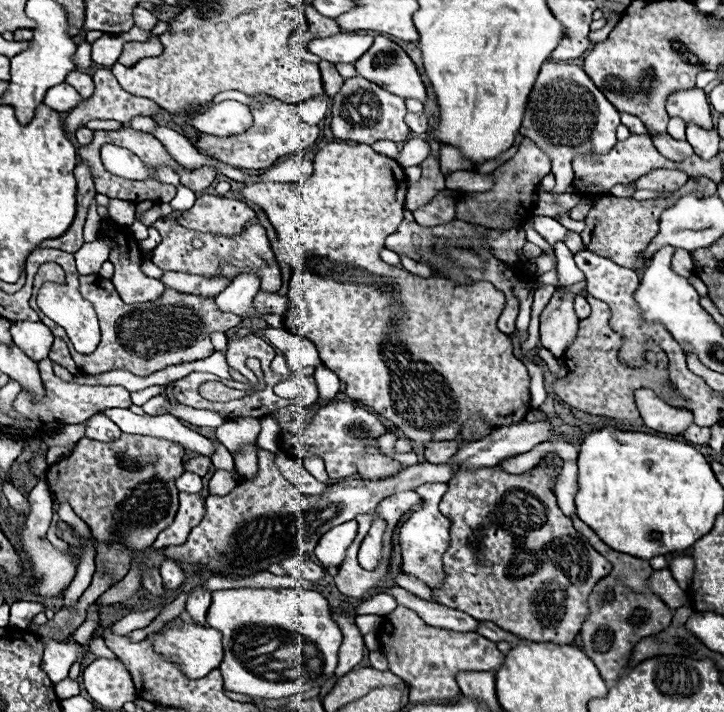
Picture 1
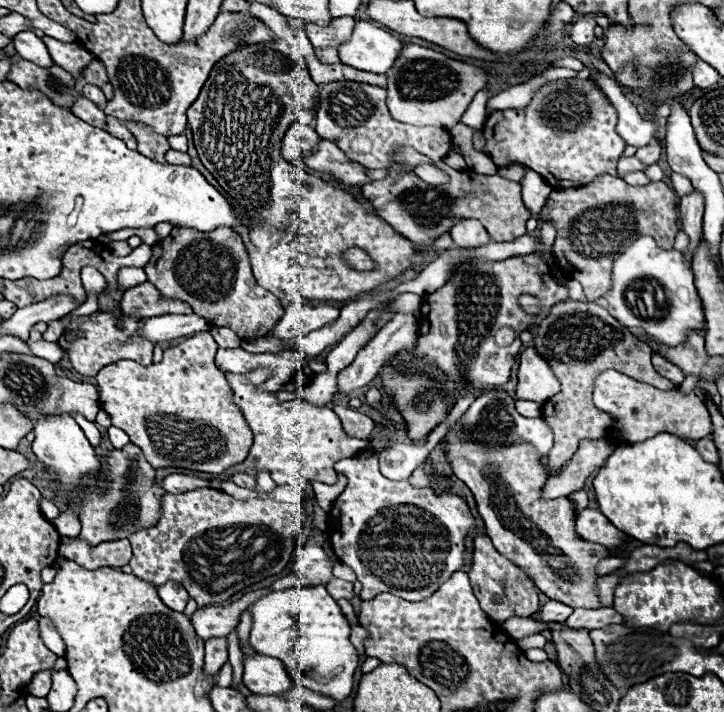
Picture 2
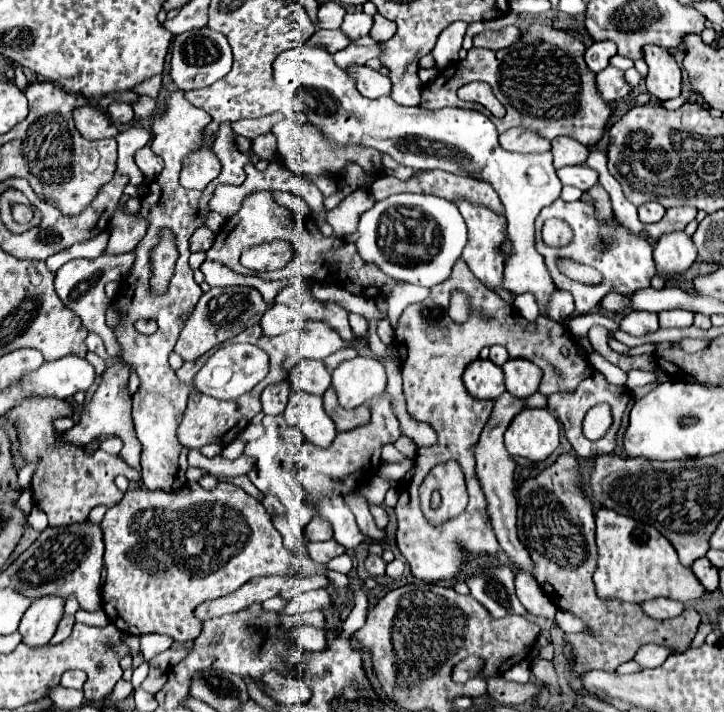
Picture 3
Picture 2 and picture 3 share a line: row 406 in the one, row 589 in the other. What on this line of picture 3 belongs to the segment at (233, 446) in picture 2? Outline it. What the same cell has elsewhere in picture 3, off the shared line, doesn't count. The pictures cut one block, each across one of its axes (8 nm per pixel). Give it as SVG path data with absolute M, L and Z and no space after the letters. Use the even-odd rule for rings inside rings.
M220 482L214 490L184 486L180 492L148 492L132 486L124 494L122 502L106 512L100 526L106 542L102 608L120 632L132 636L168 634L174 642L192 642L202 632L202 622L194 616L194 608L198 604L226 596L256 576L296 574L296 564L300 564L302 558L284 548L282 536L274 528L262 502L248 496L242 488L226 482Z

